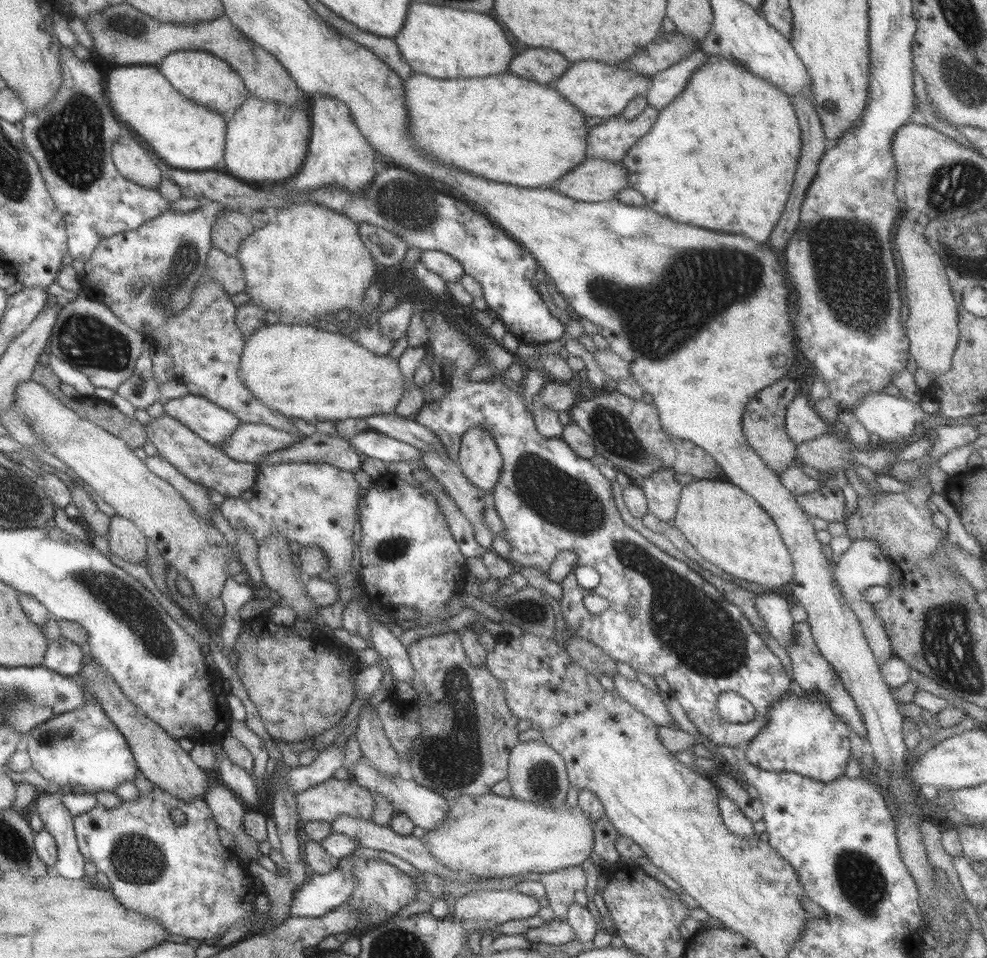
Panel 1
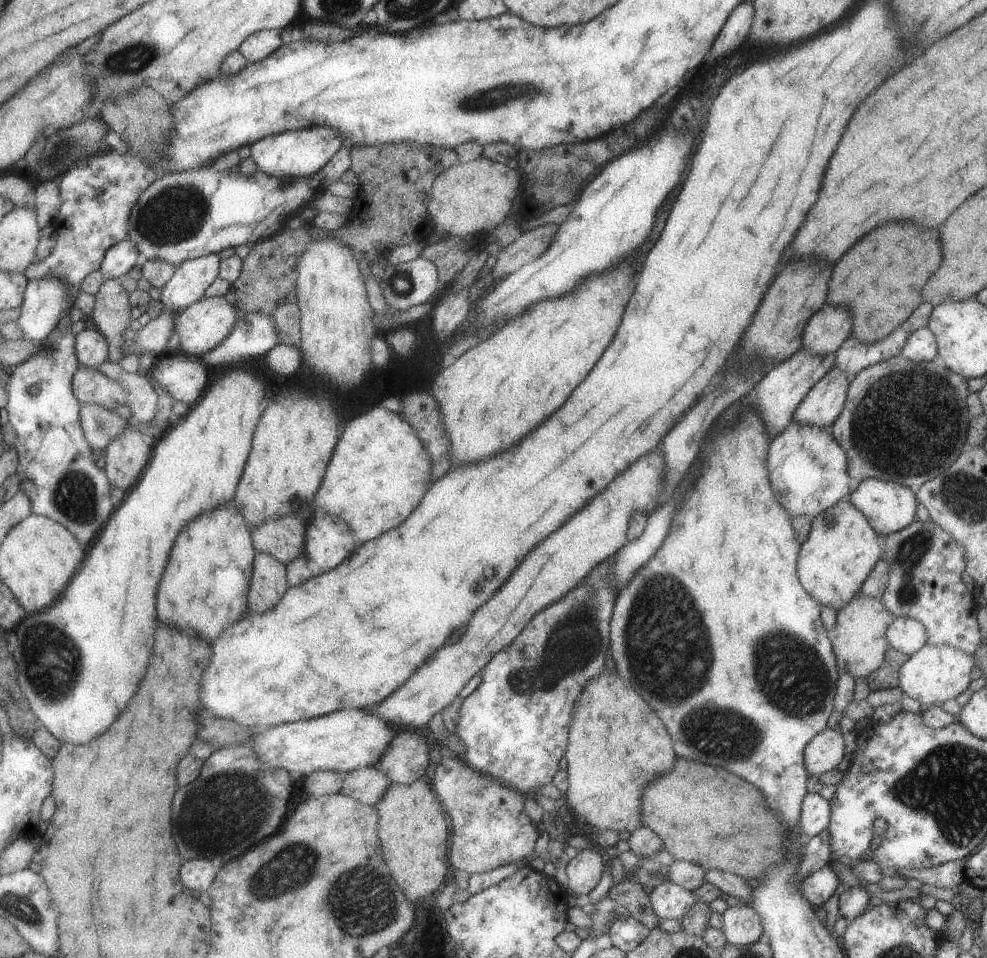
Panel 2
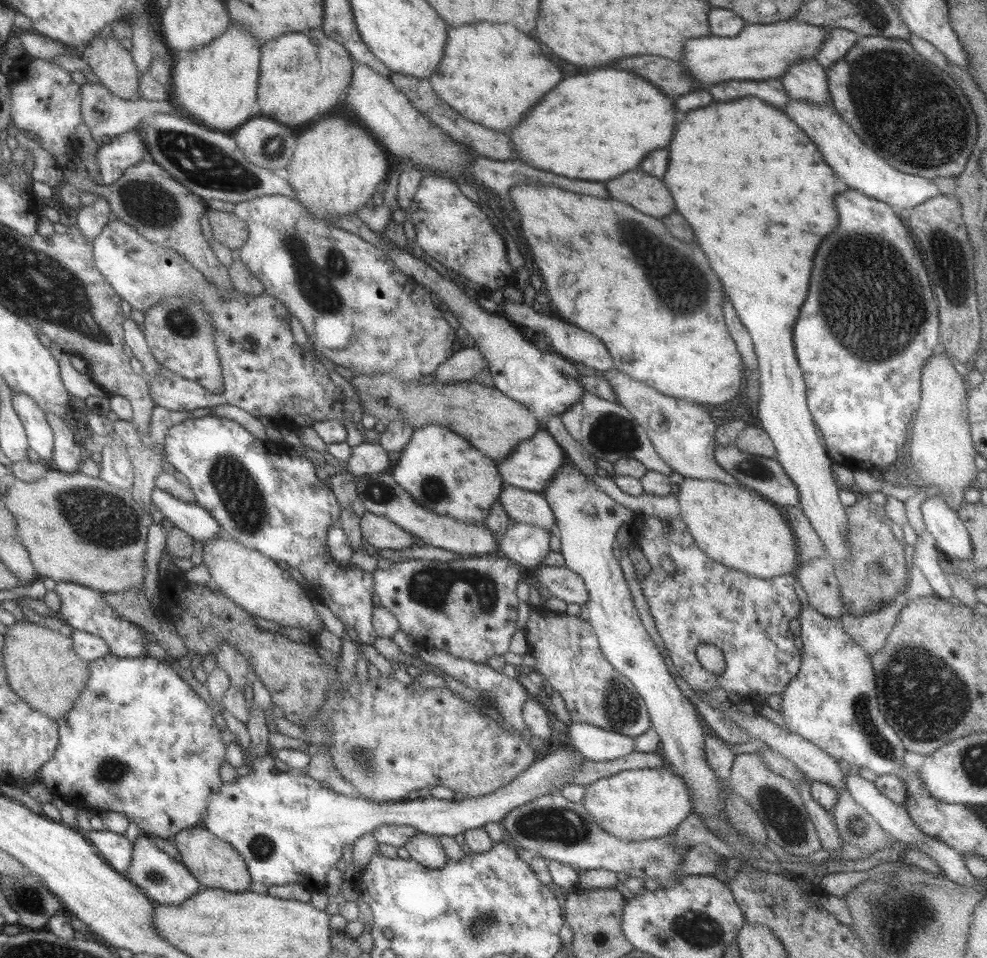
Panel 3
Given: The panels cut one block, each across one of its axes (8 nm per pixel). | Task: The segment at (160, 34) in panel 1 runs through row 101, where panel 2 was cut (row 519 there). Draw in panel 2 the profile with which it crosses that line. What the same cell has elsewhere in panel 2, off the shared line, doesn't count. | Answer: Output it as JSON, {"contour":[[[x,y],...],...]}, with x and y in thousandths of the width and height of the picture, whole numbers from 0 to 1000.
{"contour":[[[296,537],[267,543],[254,552],[258,574],[275,578],[288,590],[308,578],[310,558],[311,545]]]}

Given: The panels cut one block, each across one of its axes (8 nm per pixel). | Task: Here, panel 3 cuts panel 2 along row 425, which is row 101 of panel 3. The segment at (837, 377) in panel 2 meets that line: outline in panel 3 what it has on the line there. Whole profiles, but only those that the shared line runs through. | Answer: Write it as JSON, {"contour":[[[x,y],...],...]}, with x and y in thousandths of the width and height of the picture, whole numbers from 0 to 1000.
{"contour":[[[826,62],[809,63],[800,67],[790,84],[801,102],[843,110],[836,71]]]}

